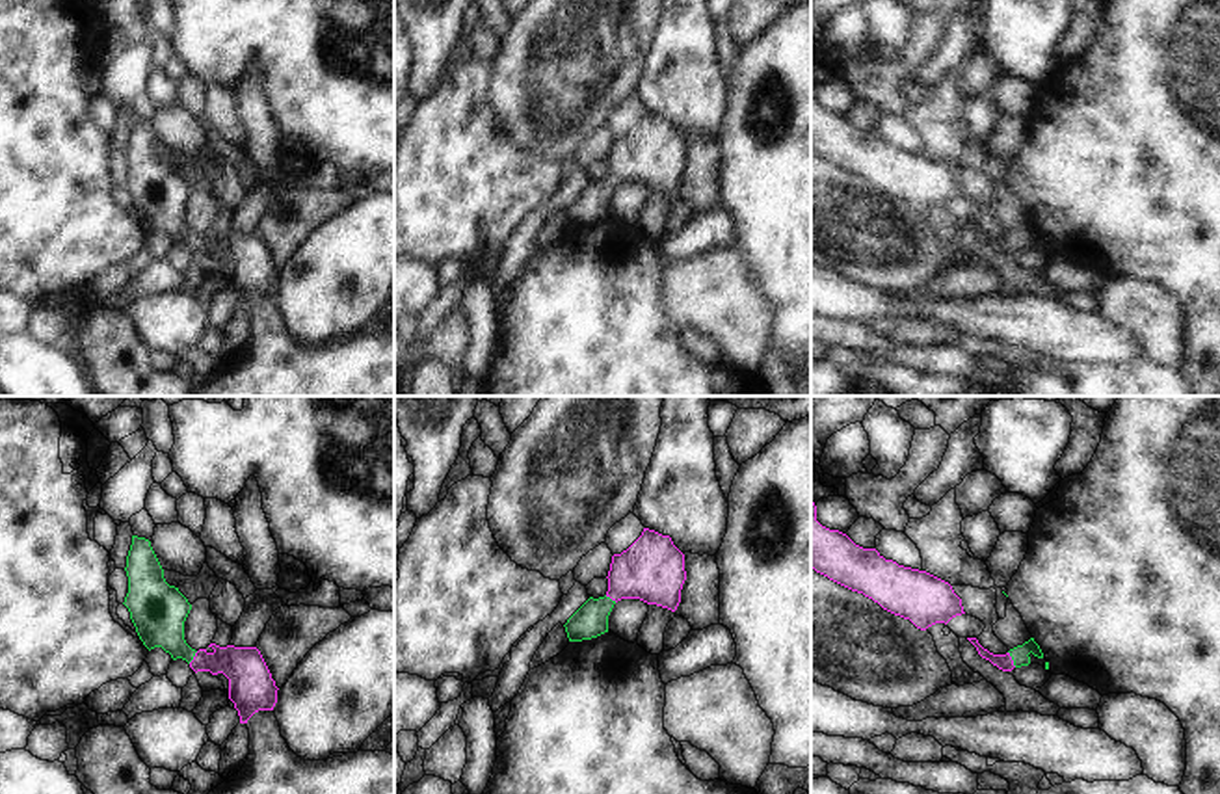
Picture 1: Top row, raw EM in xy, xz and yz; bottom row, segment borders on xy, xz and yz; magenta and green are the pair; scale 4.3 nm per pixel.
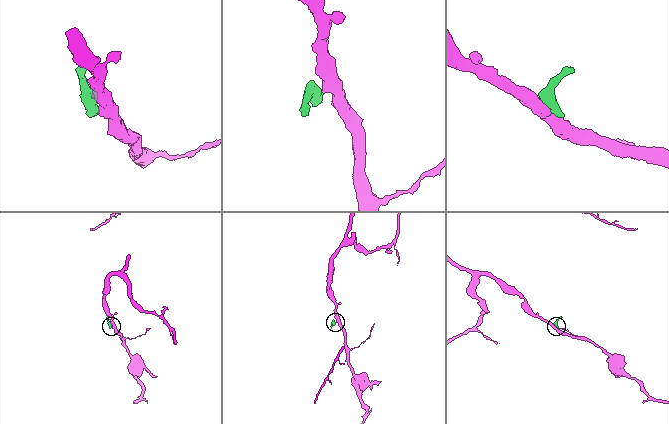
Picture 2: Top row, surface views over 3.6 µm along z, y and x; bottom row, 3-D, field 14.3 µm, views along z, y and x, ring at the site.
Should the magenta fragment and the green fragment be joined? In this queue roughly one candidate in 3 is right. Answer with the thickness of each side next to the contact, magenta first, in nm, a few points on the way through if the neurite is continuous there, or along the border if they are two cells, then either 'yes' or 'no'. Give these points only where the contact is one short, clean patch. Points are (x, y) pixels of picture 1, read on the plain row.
70/80 nm | across yz (1005, 246), (1010, 242), (1020, 238) | yes

